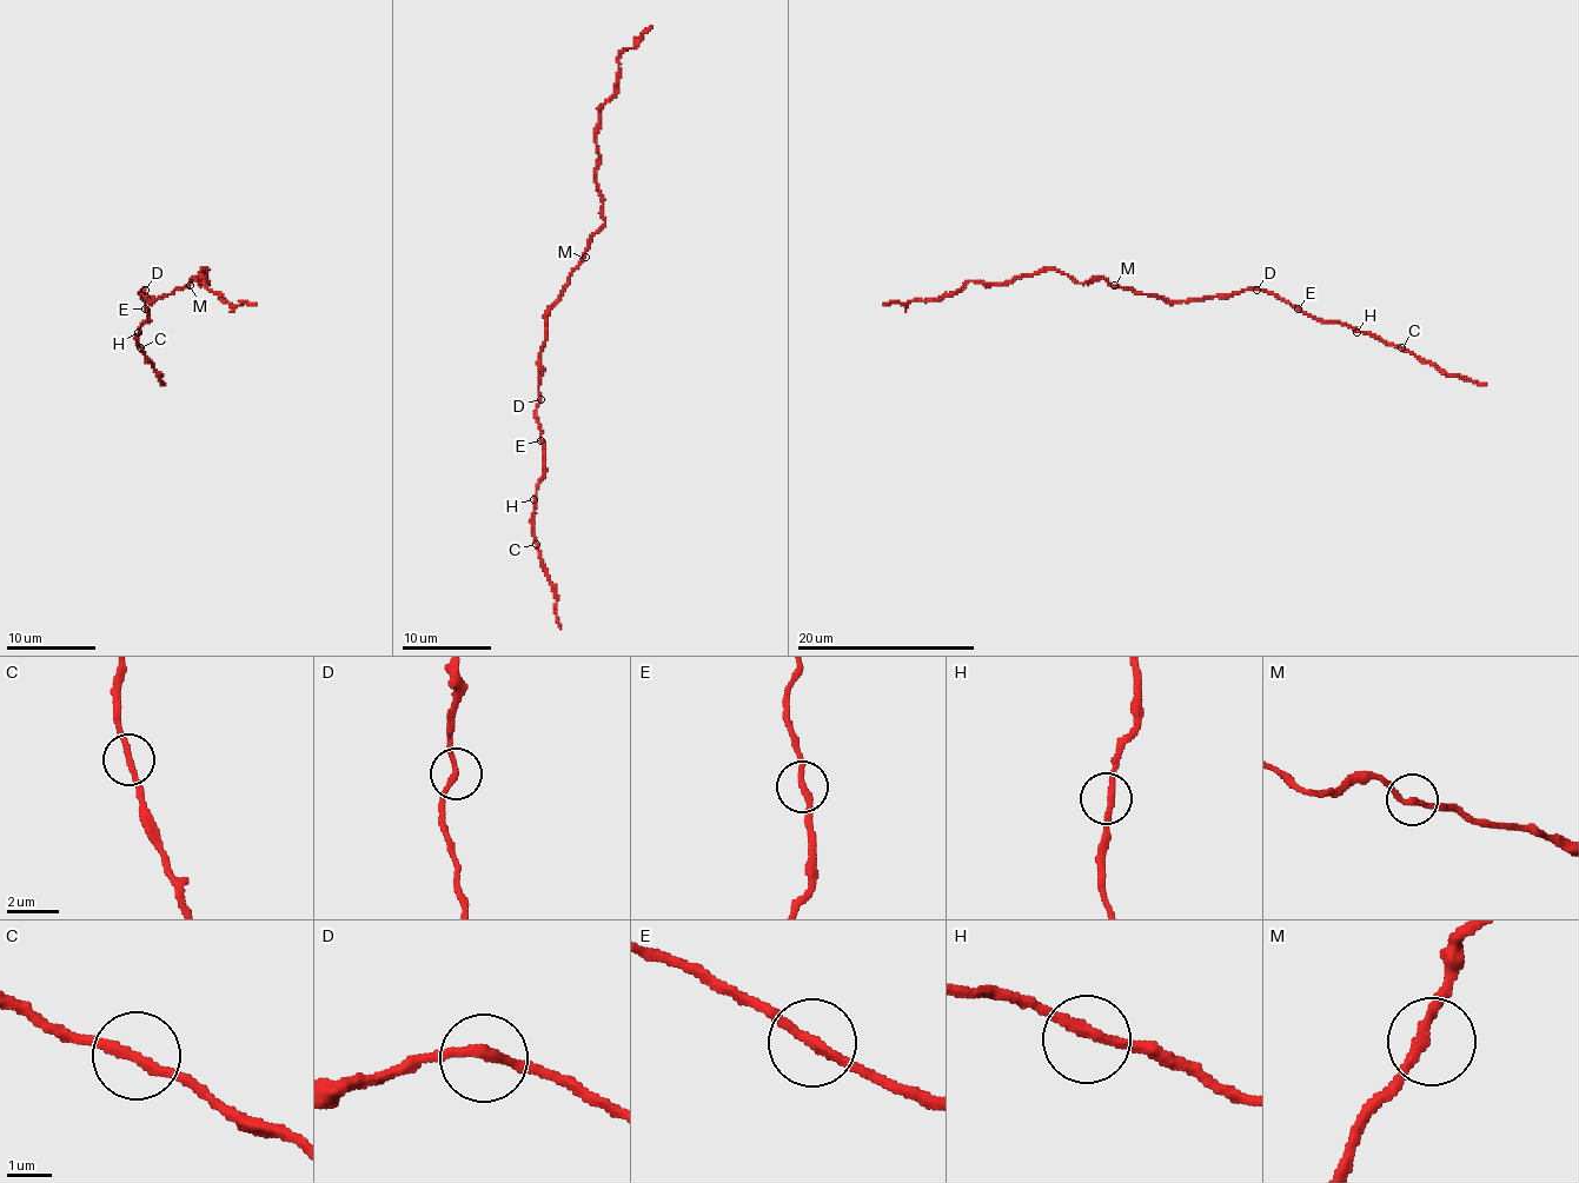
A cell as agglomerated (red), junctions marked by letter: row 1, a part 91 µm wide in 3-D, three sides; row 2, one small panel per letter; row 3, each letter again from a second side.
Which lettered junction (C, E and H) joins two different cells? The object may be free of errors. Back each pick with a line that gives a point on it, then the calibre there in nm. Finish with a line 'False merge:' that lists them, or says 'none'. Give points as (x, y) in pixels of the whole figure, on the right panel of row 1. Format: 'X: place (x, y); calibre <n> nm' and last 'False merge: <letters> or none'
E: place (1298, 308); calibre 220 nm
False merge: E

